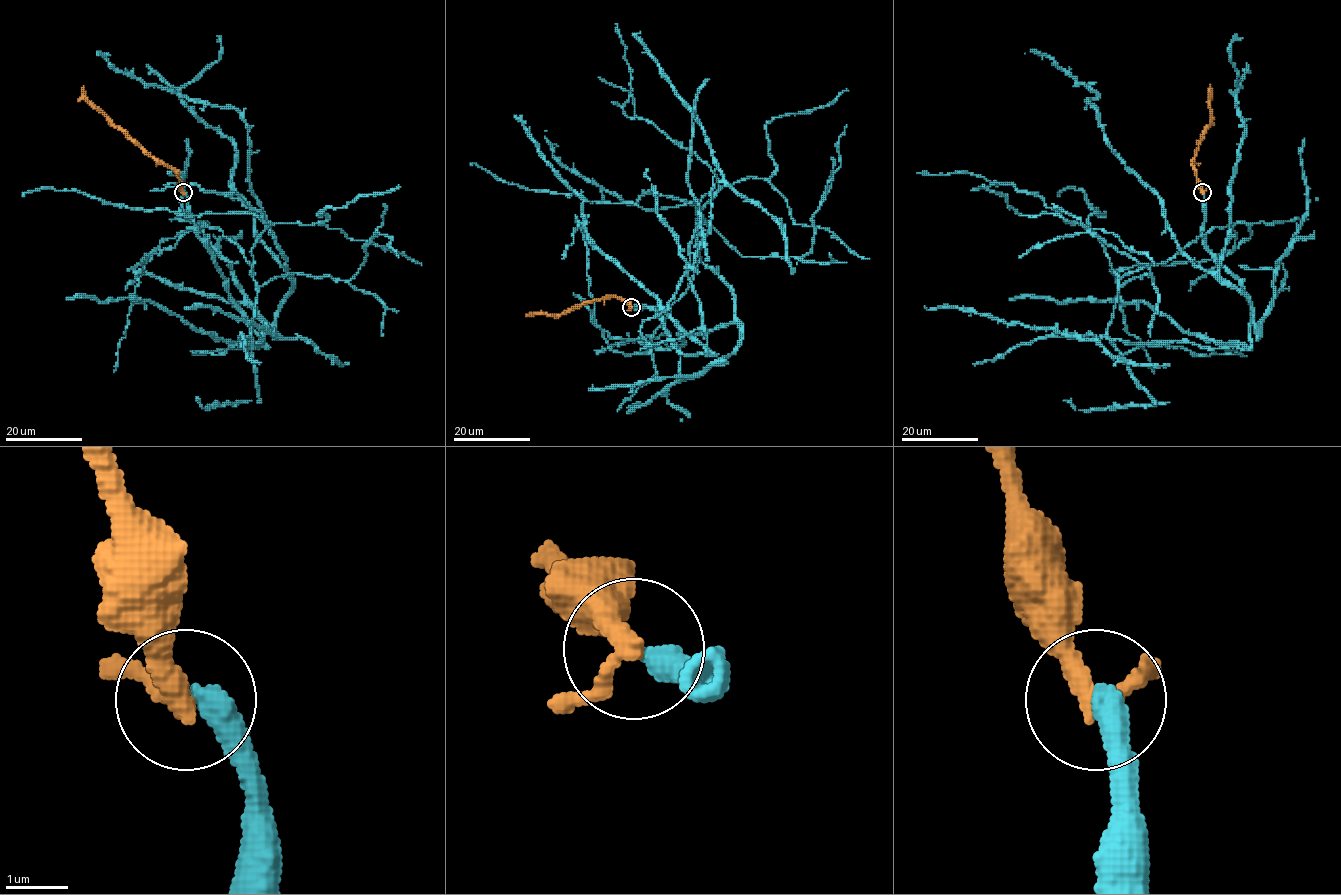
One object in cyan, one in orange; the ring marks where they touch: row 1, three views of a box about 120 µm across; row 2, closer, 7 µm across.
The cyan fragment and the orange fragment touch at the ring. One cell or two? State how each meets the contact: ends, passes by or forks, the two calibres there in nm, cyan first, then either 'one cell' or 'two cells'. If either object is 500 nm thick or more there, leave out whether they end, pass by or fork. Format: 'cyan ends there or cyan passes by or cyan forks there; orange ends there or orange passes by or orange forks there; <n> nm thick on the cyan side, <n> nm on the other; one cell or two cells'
cyan ends there; orange passes by; 460 nm thick on the cyan side, 320 nm on the other; one cell

